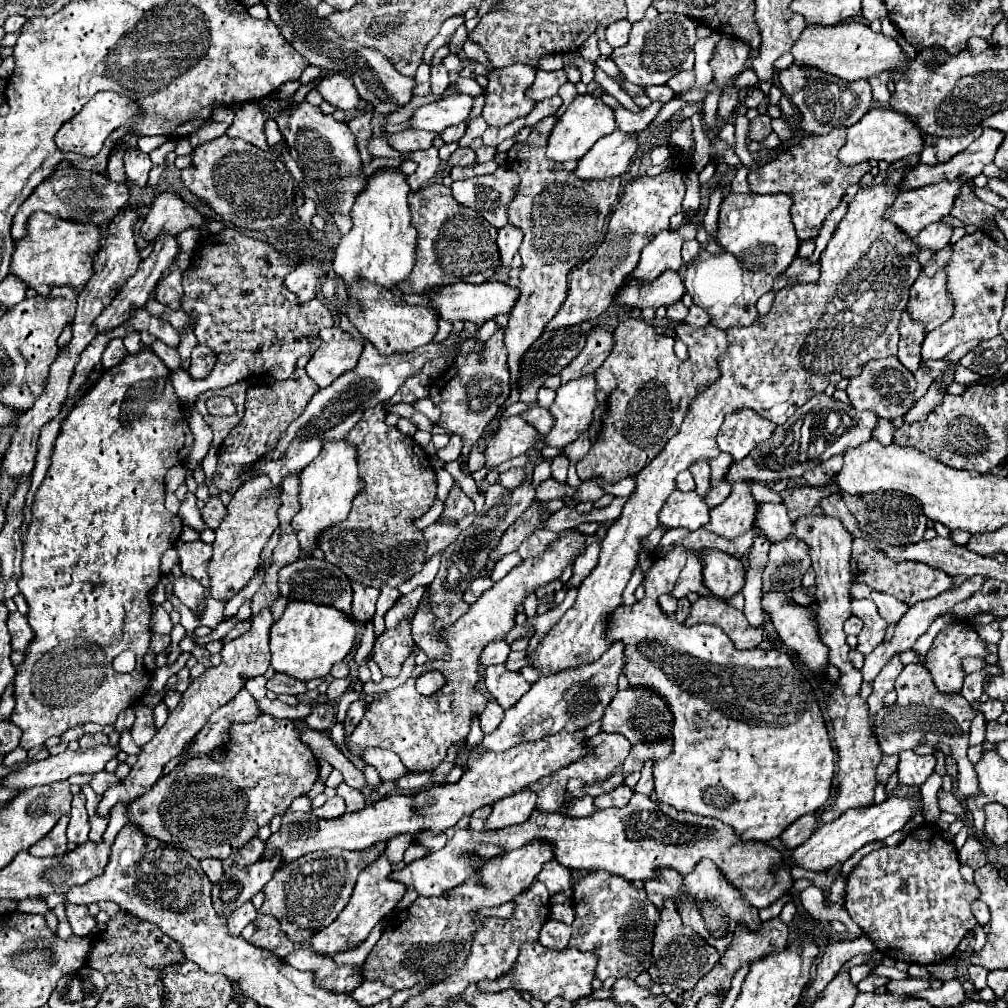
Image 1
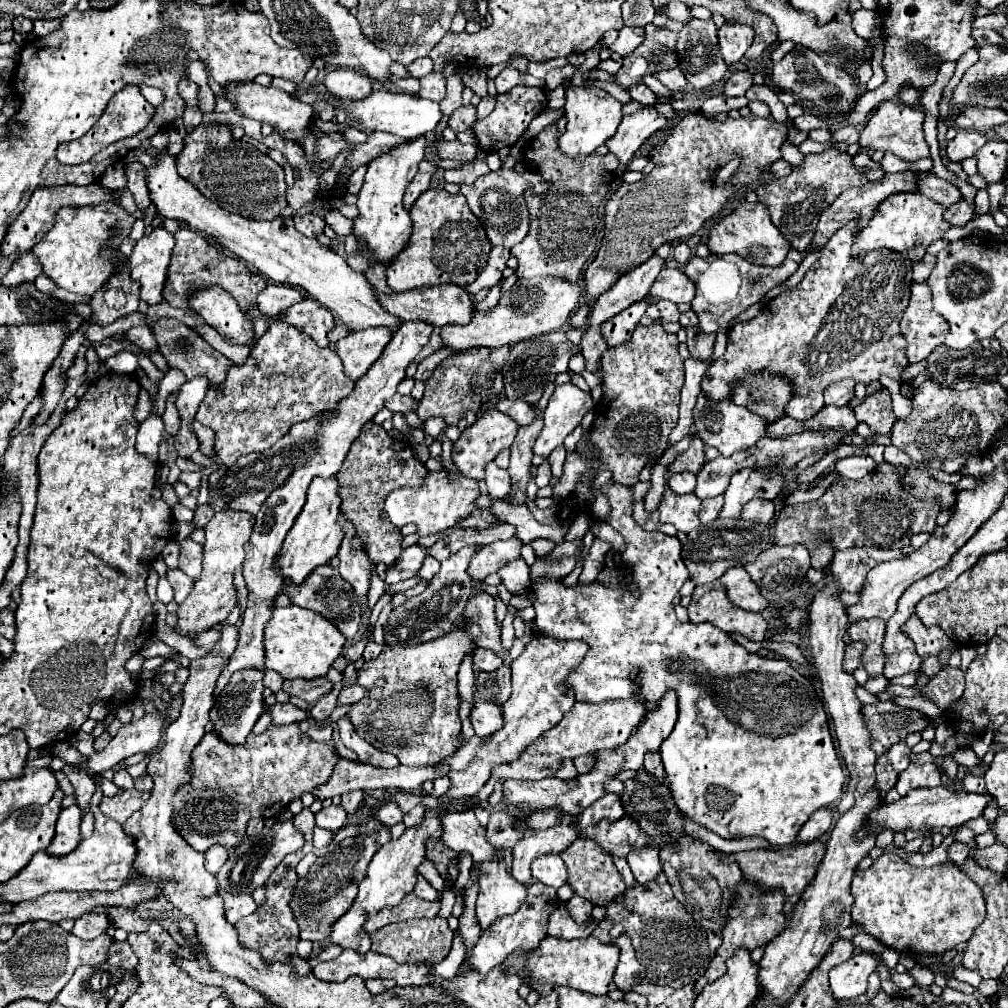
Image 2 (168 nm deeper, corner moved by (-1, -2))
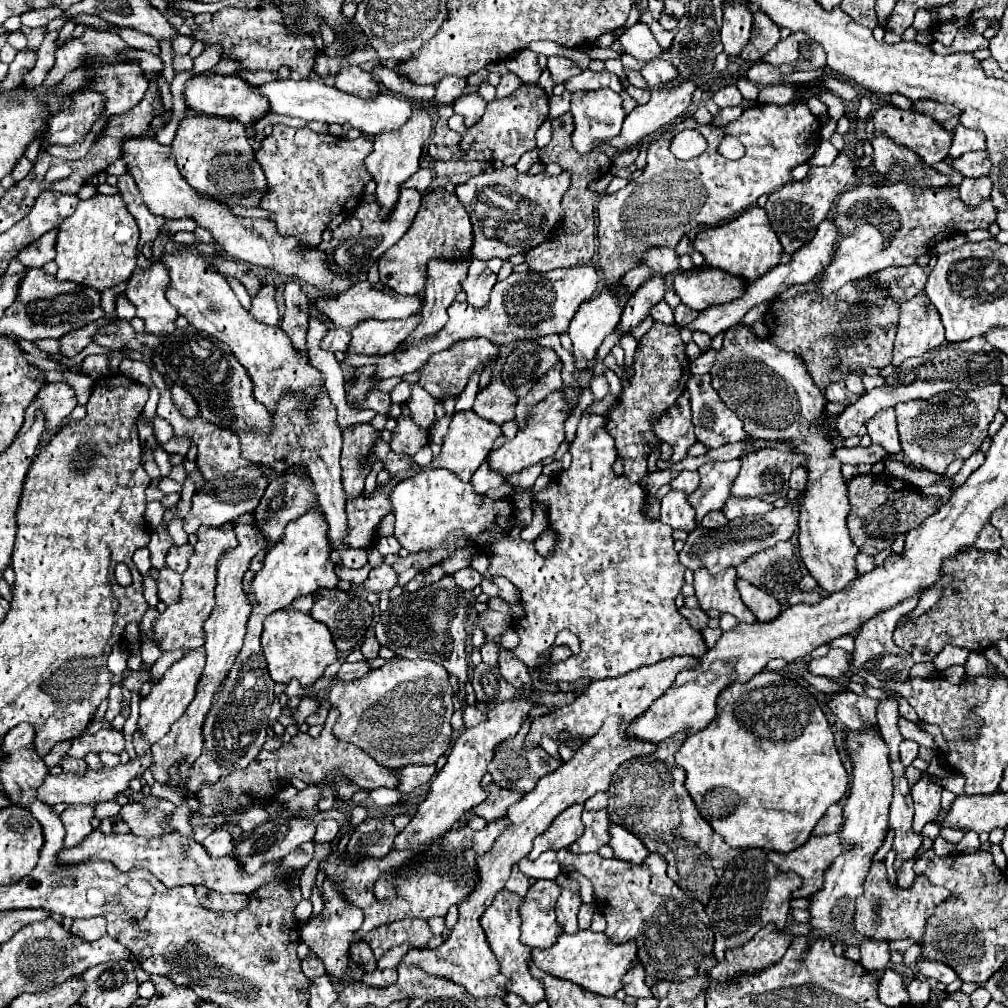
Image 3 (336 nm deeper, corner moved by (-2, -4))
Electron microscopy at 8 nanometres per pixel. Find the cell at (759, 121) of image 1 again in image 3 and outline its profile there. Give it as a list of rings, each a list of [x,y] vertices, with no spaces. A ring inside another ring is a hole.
[[[791,101],[787,105],[755,103],[723,131],[713,125],[699,125],[691,117],[681,123],[681,129],[697,129],[707,139],[707,149],[699,157],[691,161],[673,157],[669,145],[677,133],[675,127],[649,143],[647,165],[641,177],[629,181],[625,189],[605,193],[597,203],[599,269],[607,285],[619,281],[625,271],[637,267],[643,249],[651,245],[675,247],[691,229],[729,222],[727,219],[755,205],[761,195],[771,195],[791,183],[791,169],[807,163],[821,141],[821,119],[813,115],[803,101]],[[725,133],[737,137],[745,145],[745,155],[739,161],[729,161],[717,153]]]

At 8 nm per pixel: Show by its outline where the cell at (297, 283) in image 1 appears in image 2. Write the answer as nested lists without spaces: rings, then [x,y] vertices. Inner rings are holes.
[[[270,283],[270,287],[266,287],[266,291],[262,291],[258,295],[258,307],[260,307],[260,313],[264,313],[264,315],[276,315],[278,311],[284,311],[290,305],[300,303],[304,299],[306,299],[306,295],[298,287]]]

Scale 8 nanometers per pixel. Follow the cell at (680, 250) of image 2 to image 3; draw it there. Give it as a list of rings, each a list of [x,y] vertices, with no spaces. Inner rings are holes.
[[[651,247],[651,249],[647,249],[639,263],[647,265],[651,271],[661,273],[661,275],[669,275],[679,267],[677,253],[675,253],[675,249],[669,249],[669,247]]]

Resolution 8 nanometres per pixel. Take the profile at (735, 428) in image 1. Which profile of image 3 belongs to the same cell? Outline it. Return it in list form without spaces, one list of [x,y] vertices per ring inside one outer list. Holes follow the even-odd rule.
[[[693,375],[687,381],[687,389],[691,393],[691,409],[693,409],[693,425],[697,441],[707,445],[709,449],[737,443],[747,437],[743,429],[743,421],[719,401],[719,395],[709,383],[707,375]]]

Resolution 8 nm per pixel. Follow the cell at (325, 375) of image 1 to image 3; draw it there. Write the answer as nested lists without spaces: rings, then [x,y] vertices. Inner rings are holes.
[[[419,311],[403,321],[367,319],[351,331],[353,339],[349,351],[363,355],[387,355],[395,351],[395,345],[403,343],[419,323],[421,323]]]

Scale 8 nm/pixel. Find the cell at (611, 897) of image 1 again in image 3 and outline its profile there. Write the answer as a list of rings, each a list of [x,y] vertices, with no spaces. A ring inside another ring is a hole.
[[[635,965],[625,977],[625,993],[631,997],[651,997],[651,989],[645,983],[645,969],[643,965]]]

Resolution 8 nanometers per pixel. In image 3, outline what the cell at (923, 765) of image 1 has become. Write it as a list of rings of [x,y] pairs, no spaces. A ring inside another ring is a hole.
[[[921,777],[915,787],[911,789],[915,801],[915,817],[913,817],[913,831],[921,835],[925,823],[937,821],[941,813],[941,785],[933,777]]]

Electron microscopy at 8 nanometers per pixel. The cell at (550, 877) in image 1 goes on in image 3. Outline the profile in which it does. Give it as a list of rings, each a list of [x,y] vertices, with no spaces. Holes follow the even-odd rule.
[[[553,849],[545,851],[535,861],[525,857],[517,865],[529,879],[557,879],[557,875],[561,873],[561,865],[559,865],[557,853]]]

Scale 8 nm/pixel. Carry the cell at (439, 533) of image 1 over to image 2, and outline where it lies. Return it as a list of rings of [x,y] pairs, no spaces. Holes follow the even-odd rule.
[[[410,545],[402,551],[400,559],[398,559],[398,567],[390,567],[390,571],[386,571],[386,583],[388,585],[394,585],[398,581],[404,581],[404,579],[410,579],[418,573],[418,569],[422,567],[424,559],[426,559],[426,553],[428,549],[426,547],[420,547],[420,545]]]

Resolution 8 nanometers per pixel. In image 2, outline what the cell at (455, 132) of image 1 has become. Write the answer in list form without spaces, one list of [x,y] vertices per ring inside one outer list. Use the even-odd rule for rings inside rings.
[[[462,105],[460,109],[456,109],[450,119],[448,119],[448,127],[454,131],[454,133],[462,133],[466,129],[470,129],[476,121],[476,107],[472,105]]]

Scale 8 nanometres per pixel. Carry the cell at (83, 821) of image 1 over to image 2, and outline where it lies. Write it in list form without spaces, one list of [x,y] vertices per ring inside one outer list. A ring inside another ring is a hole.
[[[64,765],[64,769],[62,769],[62,771],[68,775],[70,783],[74,785],[74,793],[76,793],[76,805],[82,809],[82,815],[86,815],[86,813],[88,813],[90,799],[92,799],[94,791],[96,791],[94,781],[90,779],[90,775],[78,773],[78,771],[74,771],[74,767],[70,767],[70,765]]]

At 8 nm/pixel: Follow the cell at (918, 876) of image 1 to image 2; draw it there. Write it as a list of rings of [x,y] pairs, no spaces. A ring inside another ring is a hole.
[[[884,853],[866,871],[856,871],[850,893],[854,897],[852,919],[862,923],[864,931],[876,937],[884,947],[890,947],[898,953],[906,953],[912,957],[944,955],[958,943],[968,941],[974,929],[986,917],[986,903],[982,889],[964,871],[960,871],[960,867],[954,861],[938,863],[934,867],[914,867],[896,853]]]

